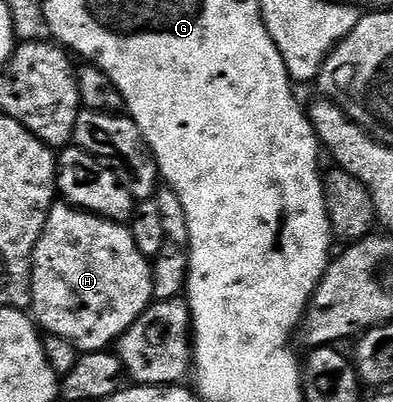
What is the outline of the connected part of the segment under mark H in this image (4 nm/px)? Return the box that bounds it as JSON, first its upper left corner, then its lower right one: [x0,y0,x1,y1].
[30,202,153,354]

